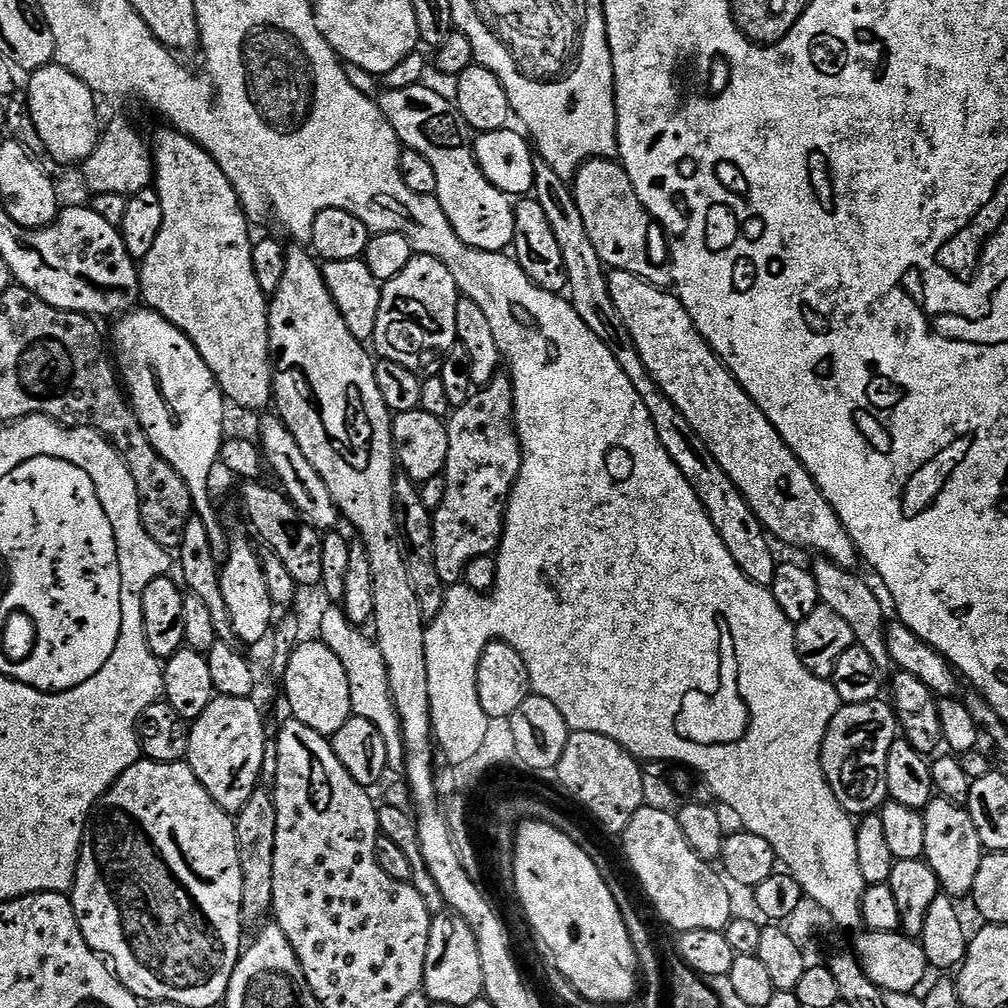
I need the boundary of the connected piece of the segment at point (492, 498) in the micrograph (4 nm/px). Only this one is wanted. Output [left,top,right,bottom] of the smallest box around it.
[432,374,524,586]

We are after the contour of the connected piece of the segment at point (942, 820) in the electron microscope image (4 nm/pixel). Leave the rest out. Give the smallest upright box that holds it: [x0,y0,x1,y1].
[922,795,986,897]

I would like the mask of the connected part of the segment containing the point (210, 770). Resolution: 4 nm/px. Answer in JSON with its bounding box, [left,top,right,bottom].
[186,694,264,814]

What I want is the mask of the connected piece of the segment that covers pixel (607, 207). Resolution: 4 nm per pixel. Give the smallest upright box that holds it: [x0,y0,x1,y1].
[574,158,670,289]

